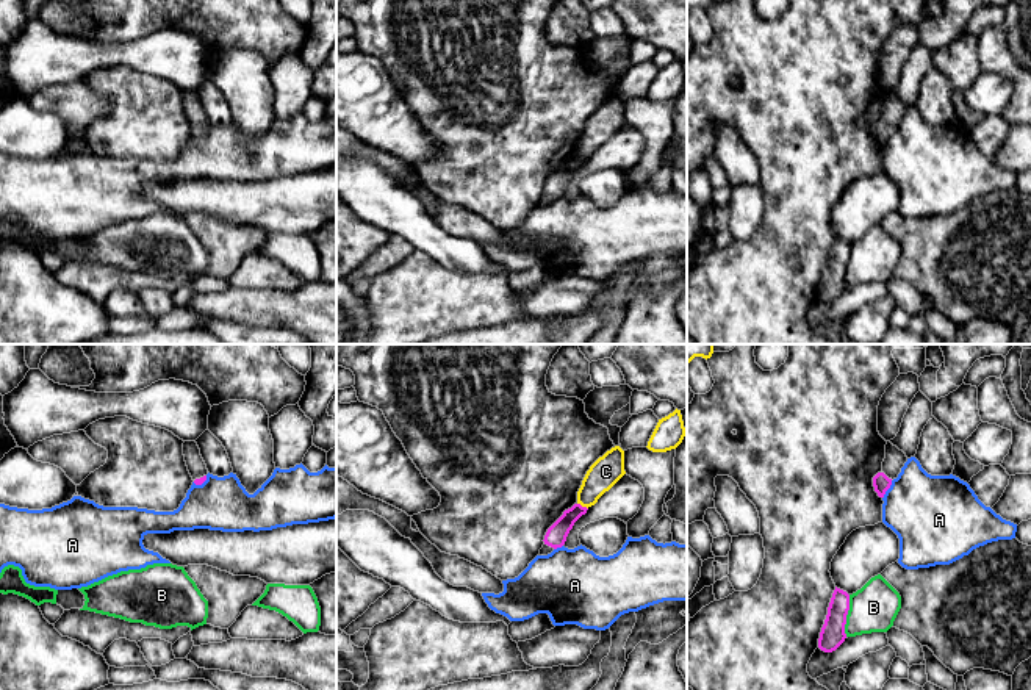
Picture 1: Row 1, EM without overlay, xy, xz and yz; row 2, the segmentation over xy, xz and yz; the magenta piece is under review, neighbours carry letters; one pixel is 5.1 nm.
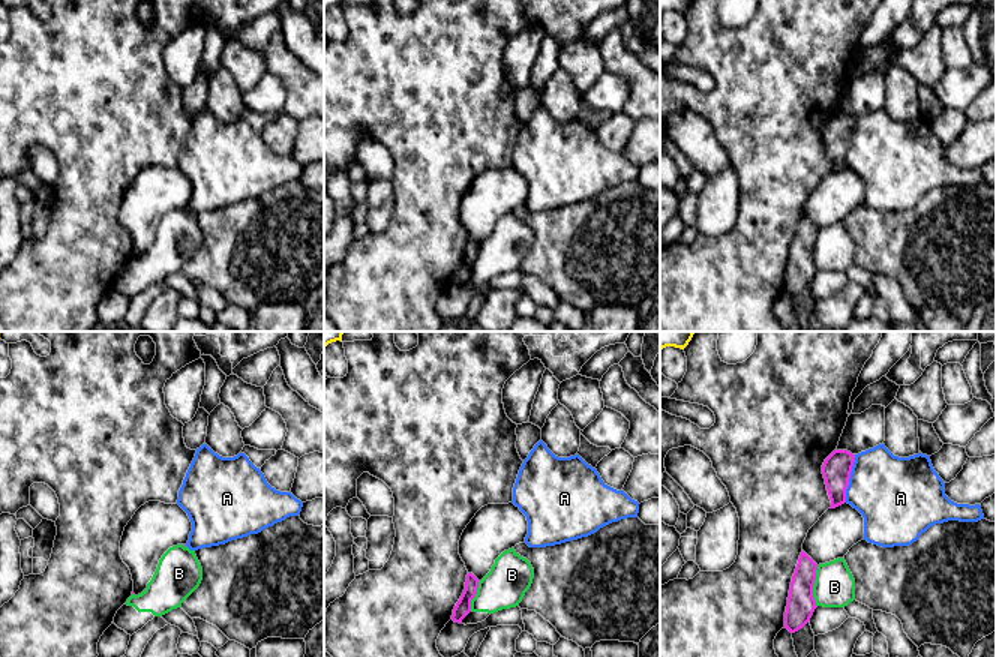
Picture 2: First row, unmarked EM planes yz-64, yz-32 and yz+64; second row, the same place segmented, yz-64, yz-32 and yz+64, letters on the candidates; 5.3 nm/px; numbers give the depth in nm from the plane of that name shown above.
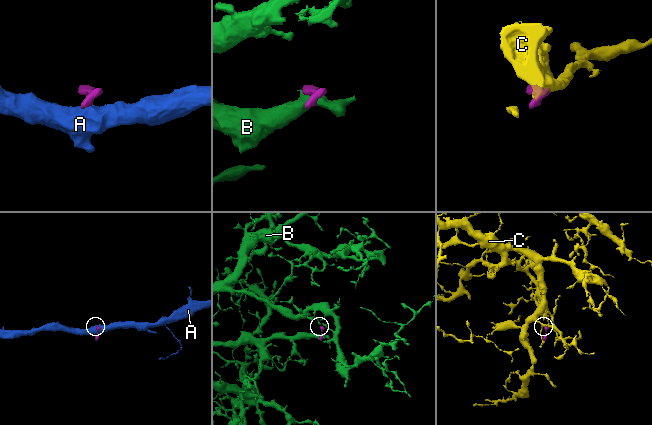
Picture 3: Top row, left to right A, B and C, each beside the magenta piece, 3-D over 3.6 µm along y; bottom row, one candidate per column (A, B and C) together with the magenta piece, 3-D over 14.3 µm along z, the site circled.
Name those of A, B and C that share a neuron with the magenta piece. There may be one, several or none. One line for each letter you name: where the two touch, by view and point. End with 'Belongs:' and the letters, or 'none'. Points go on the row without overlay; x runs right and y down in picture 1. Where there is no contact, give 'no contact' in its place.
Belongs: none

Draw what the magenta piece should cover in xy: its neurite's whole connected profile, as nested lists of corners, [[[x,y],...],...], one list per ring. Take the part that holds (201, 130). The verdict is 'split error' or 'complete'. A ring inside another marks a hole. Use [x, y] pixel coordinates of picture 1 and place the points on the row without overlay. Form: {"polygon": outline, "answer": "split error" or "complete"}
{"polygon": [[[196,91],[183,92],[183,105],[188,116],[188,120],[196,135],[202,135],[207,130],[207,114],[200,105],[200,99]]], "answer": "split error"}

